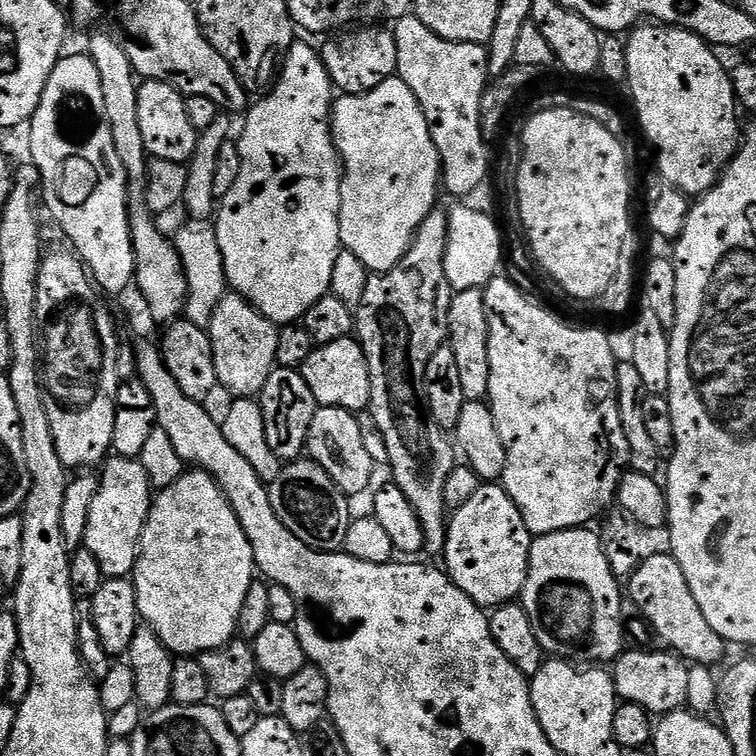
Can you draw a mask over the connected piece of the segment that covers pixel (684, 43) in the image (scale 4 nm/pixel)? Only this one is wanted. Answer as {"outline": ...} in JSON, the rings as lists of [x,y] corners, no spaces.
{"outline":[[[651,22],[645,23],[643,26],[637,26],[632,29],[626,40],[626,66],[628,67],[628,79],[626,88],[632,91],[632,100],[636,103],[636,116],[640,119],[640,124],[644,127],[644,132],[648,135],[650,143],[656,147],[656,164],[658,174],[666,182],[674,185],[679,192],[683,192],[689,198],[699,198],[705,192],[709,192],[711,188],[720,181],[720,177],[724,175],[725,168],[731,164],[732,159],[736,157],[736,153],[742,143],[742,124],[736,121],[736,112],[738,113],[738,105],[736,95],[734,94],[734,86],[732,85],[732,77],[729,69],[724,69],[724,64],[715,56],[713,45],[708,44],[702,38],[698,38],[694,33],[687,32],[681,28],[669,28],[667,26],[657,26]]]}

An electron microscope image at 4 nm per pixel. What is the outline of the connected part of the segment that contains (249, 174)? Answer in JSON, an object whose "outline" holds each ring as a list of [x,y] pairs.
{"outline":[[[293,43],[282,61],[274,87],[260,98],[265,100],[257,104],[255,101],[243,117],[244,129],[238,139],[238,182],[230,186],[226,195],[219,197],[214,217],[229,289],[249,300],[277,326],[303,321],[306,310],[329,295],[334,278],[334,258],[342,251],[340,207],[344,170],[332,140],[332,92],[334,85],[321,53],[308,44]]]}

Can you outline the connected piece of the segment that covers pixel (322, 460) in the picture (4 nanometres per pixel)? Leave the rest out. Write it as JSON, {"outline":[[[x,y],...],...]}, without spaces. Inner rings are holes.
{"outline":[[[317,407],[314,422],[310,422],[306,452],[349,497],[355,498],[359,492],[371,486],[374,465],[362,442],[362,430],[358,430],[358,422],[353,413],[341,408]]]}

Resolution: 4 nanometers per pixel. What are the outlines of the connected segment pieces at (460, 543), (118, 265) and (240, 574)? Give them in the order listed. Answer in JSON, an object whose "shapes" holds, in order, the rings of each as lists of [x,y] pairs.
{"shapes":[[[[496,482],[481,483],[478,494],[466,502],[466,506],[455,509],[448,520],[448,537],[442,553],[443,567],[448,577],[465,594],[485,610],[495,610],[501,604],[513,603],[523,593],[528,577],[528,559],[532,549],[533,535],[529,532],[518,506],[506,494],[506,490]]],[[[81,54],[81,56],[61,55],[60,61],[54,66],[50,78],[46,82],[46,90],[42,90],[42,98],[38,102],[38,110],[31,118],[28,132],[28,148],[32,151],[30,163],[40,171],[40,182],[42,185],[42,204],[50,215],[56,219],[58,227],[64,231],[64,236],[69,240],[81,262],[85,264],[89,276],[92,277],[97,289],[101,293],[109,294],[112,298],[117,298],[122,294],[122,290],[134,284],[136,278],[136,251],[132,245],[132,231],[128,221],[128,175],[118,158],[118,150],[114,147],[114,130],[110,130],[110,114],[106,114],[106,94],[102,94],[102,78],[98,78],[98,66],[93,62],[91,56]]],[[[185,471],[174,486],[155,493],[144,533],[140,539],[140,554],[136,557],[134,583],[140,620],[158,634],[158,638],[177,657],[199,657],[227,644],[237,635],[238,614],[246,602],[246,590],[254,583],[256,559],[250,542],[238,522],[238,514],[224,497],[209,472]]]]}

